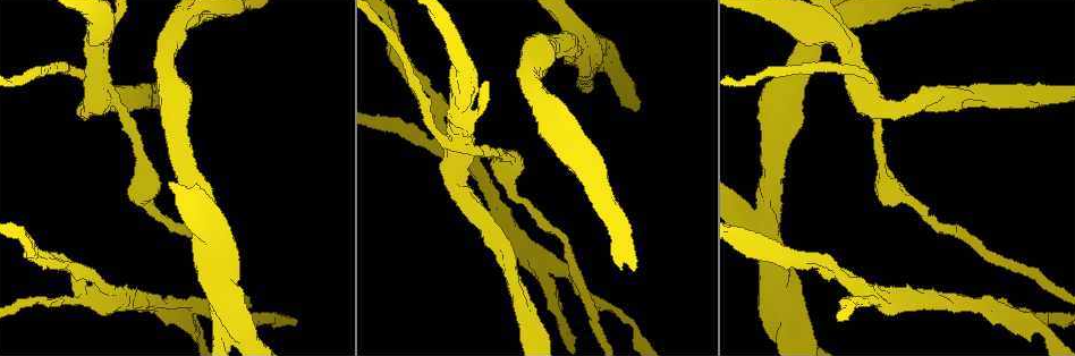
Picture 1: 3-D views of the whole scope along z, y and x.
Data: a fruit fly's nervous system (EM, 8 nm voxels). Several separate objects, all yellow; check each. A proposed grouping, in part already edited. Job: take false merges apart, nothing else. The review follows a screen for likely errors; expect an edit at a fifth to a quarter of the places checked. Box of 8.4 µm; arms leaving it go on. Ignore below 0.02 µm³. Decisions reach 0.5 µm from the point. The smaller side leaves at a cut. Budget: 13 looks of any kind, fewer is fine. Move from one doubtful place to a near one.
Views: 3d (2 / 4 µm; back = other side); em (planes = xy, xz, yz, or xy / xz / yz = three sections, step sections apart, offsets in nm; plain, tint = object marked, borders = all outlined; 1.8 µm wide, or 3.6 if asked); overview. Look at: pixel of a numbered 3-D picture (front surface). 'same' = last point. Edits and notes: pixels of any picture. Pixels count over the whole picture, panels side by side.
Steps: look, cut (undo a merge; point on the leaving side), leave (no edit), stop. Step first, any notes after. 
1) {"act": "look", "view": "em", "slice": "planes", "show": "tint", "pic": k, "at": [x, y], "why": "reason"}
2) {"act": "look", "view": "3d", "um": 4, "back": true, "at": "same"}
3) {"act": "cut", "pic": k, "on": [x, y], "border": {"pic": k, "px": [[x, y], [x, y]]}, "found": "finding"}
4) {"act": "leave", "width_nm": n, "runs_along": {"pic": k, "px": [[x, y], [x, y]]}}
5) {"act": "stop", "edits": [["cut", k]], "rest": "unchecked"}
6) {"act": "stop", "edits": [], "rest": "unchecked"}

{"act": "look", "view": "em", "um": 3.6, "slice": "planes", "show": "plain", "pic": 1, "at": [224, 321]}

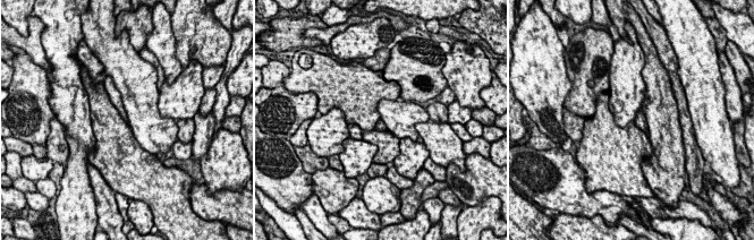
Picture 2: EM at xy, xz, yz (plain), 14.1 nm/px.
{"act": "look", "view": "em", "um": 3.6, "slice": "planes", "show": "tint", "at": "same"}

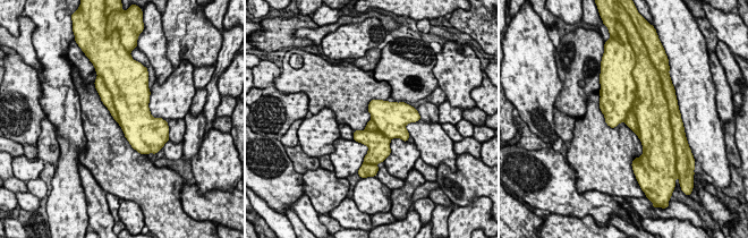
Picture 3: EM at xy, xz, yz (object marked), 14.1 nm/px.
{"act": "cut", "pic": 3, "on": [649, 107], "border": {"pic": 3, "px": [[635, 83], [632, 111], [639, 137]]}, "found": "a second neuron is stuck on"}

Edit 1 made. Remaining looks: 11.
{"act": "look", "view": "3d", "um": 2, "pic": 1, "at": [79, 274], "why": "closes a loop"}

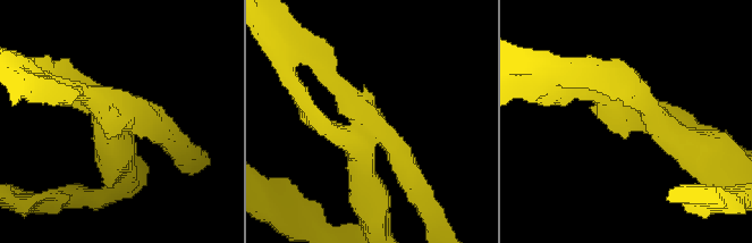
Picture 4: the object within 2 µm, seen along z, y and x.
{"act": "look", "view": "em", "slice": "planes", "show": "tint", "pic": 4, "at": [364, 147]}

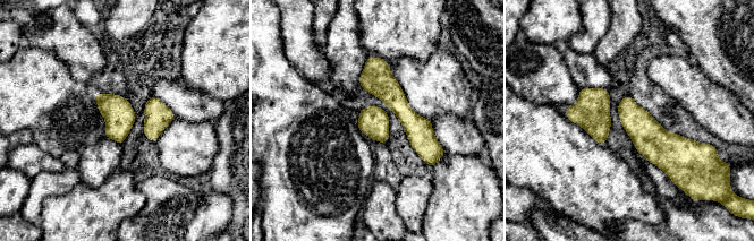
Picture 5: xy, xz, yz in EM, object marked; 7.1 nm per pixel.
{"act": "leave", "width_nm": 220, "found": "continuous, no second neuron"}

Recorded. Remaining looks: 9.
{"act": "look", "view": "em", "slice": "yz", "step": 16, "show": "borders", "pic": 1, "at": [898, 302], "why": "a fork"}

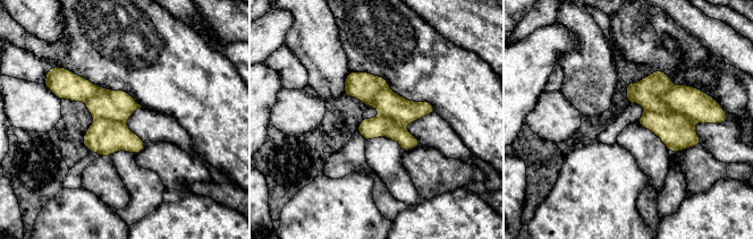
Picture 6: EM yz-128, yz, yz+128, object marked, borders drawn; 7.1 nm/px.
{"act": "cut", "pic": 6, "on": [677, 131], "found": "two neurons meet here"}

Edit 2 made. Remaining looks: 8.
{"act": "look", "view": "3d", "um": 4, "back": true, "pic": 1, "at": [834, 33]}

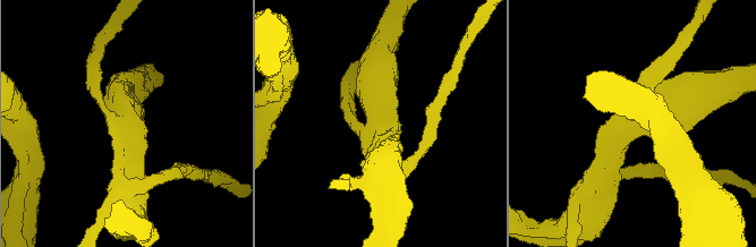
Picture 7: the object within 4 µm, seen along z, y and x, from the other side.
{"act": "look", "view": "em", "um": 3.6, "slice": "xy", "step": 8, "show": "tint", "pic": 7, "at": [632, 123], "arms": 3, "arm_widths_nm": [180, 280, 600]}

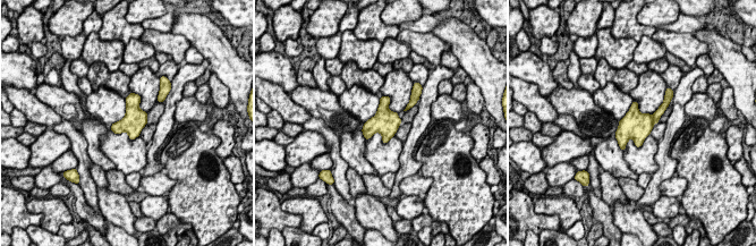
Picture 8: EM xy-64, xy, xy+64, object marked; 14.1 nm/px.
{"act": "look", "view": "em", "um": 3.6, "slice": "planes", "show": "tint", "at": "same", "why": "another direction"}

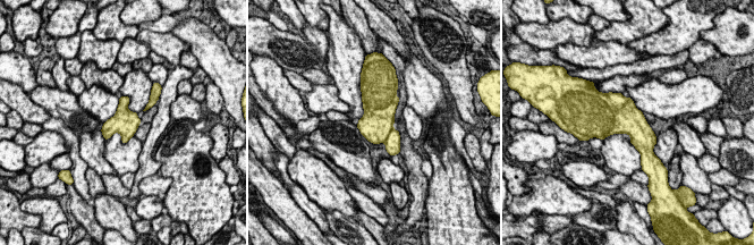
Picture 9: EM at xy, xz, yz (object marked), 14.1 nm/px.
{"act": "leave", "width_nm": 360, "found": "one neuron here"}

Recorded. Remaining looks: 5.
{"act": "stop", "edits": [["cut", 3], ["cut", 6]], "rest": "unchecked"}

